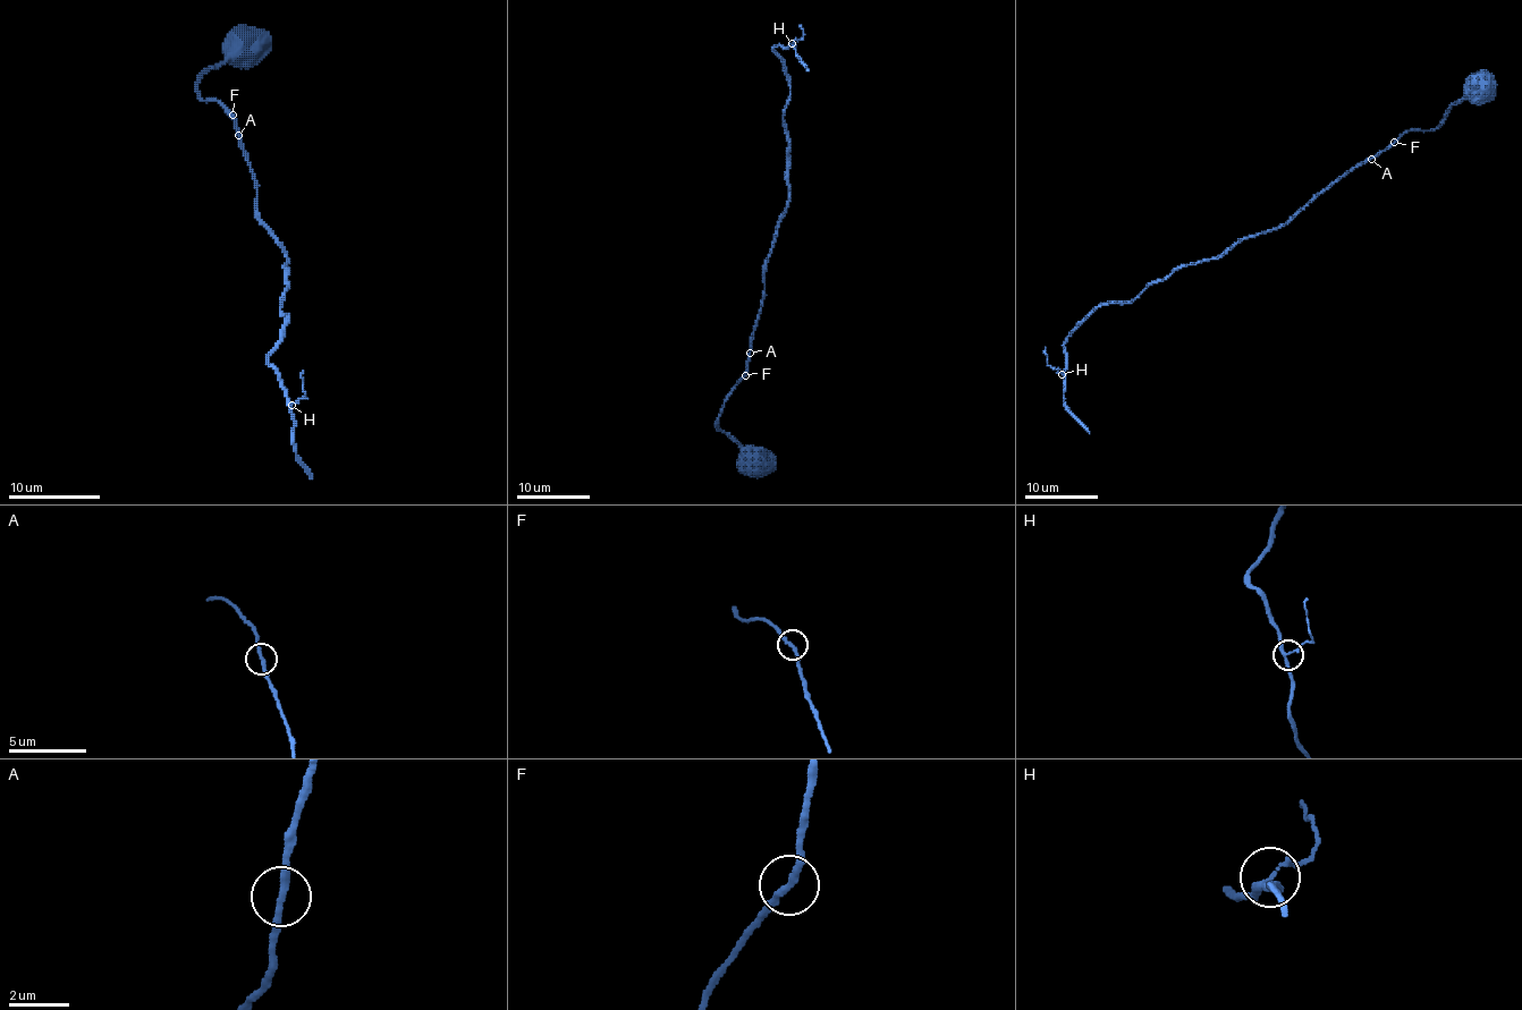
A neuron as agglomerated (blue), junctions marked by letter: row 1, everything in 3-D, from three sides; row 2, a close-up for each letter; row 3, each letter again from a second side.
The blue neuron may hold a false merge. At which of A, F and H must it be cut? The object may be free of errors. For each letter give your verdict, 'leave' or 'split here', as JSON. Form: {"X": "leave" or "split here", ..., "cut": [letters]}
{"A": "leave", "F": "leave", "H": "leave", "cut": []}

